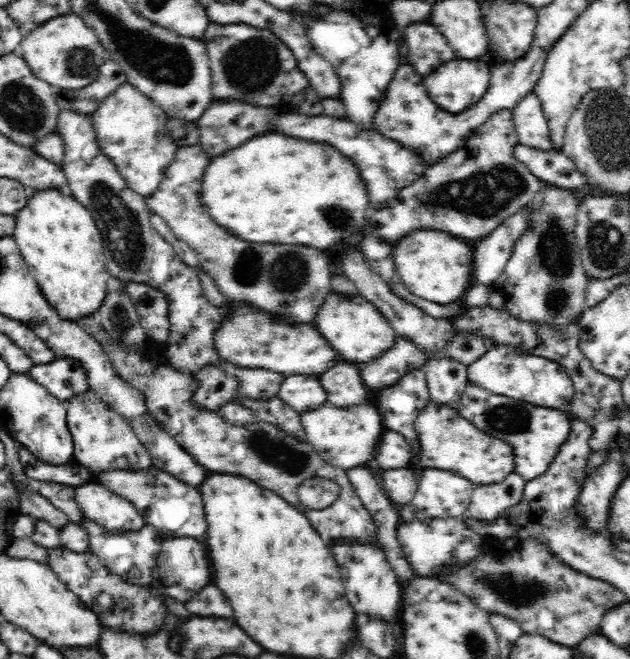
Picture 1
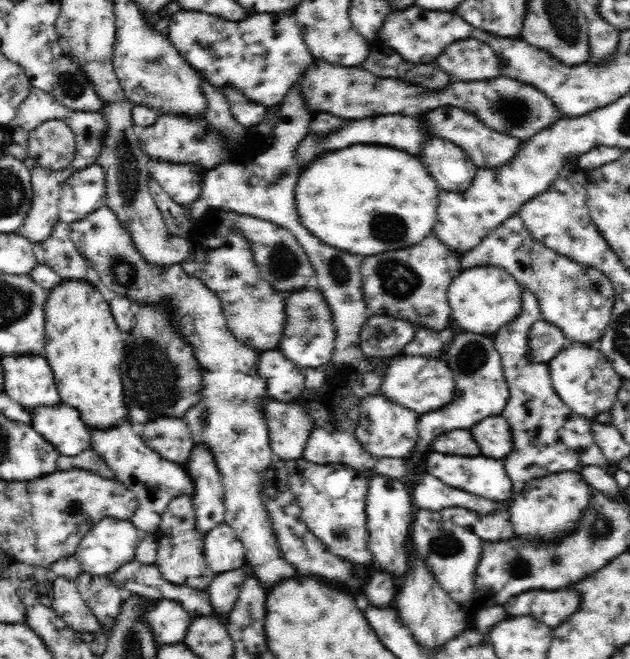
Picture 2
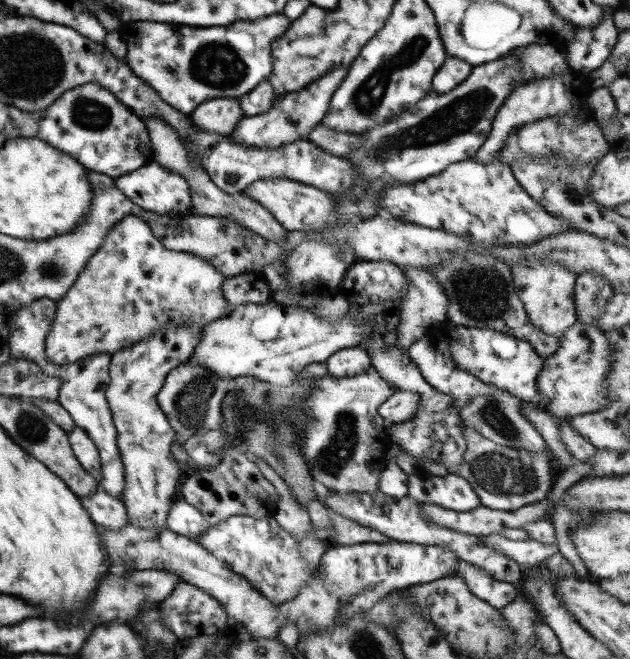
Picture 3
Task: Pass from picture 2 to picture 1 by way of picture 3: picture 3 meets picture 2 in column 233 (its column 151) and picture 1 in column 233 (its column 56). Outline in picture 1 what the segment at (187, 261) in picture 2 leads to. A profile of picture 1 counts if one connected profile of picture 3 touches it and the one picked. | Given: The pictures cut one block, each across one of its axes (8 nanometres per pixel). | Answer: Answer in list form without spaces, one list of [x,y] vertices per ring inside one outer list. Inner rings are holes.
[[[244,300],[230,301],[228,312],[222,318],[221,326],[213,337],[214,347],[219,357],[237,367],[267,369],[286,375],[320,375],[336,365],[339,354],[332,348],[324,336],[313,325],[296,324],[288,319],[276,317],[276,315],[262,310],[260,307],[249,304]]]

